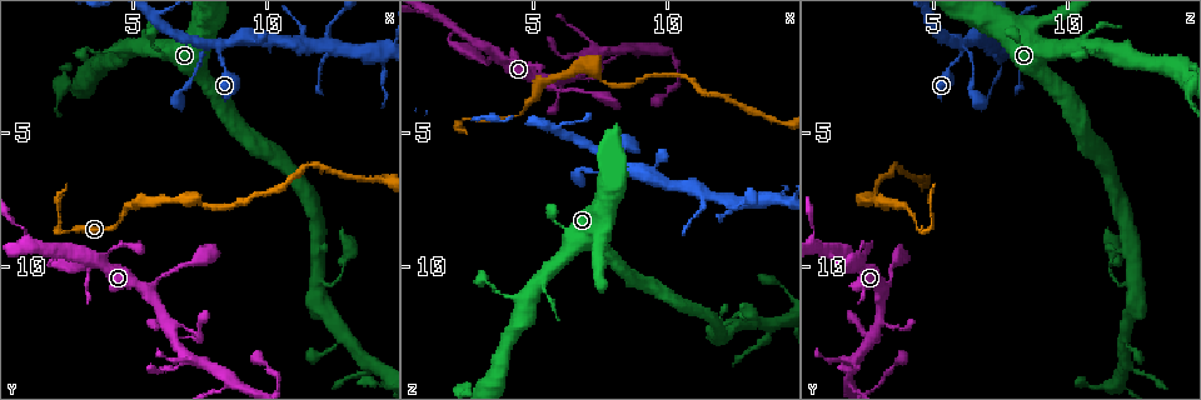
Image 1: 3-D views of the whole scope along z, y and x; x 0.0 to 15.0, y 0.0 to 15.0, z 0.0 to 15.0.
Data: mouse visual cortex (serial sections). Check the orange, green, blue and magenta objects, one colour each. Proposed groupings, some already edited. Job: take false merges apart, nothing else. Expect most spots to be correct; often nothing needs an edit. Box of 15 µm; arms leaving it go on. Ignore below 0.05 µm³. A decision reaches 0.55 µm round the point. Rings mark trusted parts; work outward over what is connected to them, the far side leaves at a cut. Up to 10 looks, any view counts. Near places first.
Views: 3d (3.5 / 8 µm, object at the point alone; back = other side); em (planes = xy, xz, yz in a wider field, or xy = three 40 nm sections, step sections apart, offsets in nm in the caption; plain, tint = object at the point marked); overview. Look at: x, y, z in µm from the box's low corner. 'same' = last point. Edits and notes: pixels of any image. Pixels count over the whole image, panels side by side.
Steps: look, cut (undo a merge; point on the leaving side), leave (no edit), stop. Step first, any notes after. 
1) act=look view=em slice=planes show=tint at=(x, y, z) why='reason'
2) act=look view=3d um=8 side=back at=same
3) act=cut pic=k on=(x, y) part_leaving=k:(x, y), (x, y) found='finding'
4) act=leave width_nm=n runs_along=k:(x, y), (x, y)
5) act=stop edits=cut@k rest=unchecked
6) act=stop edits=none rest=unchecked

act=look view=3d um=3.5 at=(7.3, 7.5, 2.9) why='abrupt turn'

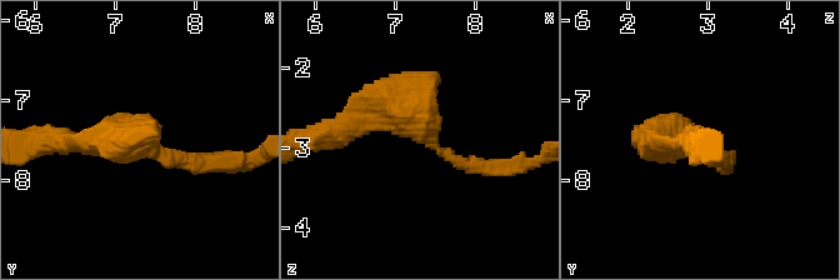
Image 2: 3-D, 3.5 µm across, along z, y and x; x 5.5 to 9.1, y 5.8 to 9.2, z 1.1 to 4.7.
act=look view=em slice=xy step=1 show=tint at=(7.40, 7.55, 2.85) arm_widths_nm=200,400

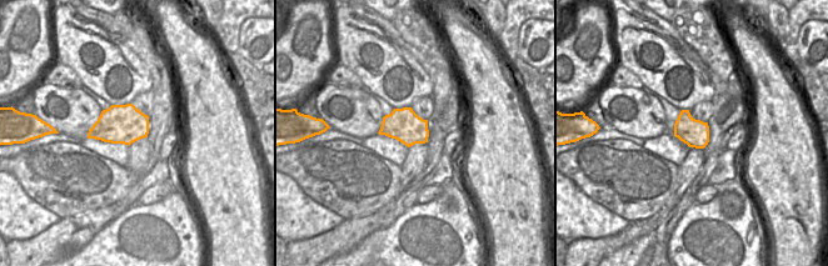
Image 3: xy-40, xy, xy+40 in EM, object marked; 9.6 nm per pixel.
act=look view=em slice=planes show=tint at=same

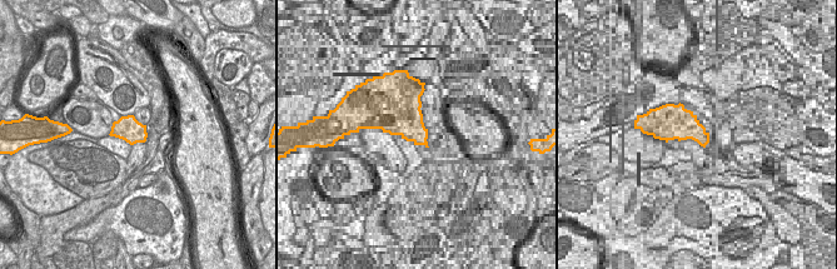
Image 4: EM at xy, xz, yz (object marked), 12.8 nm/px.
act=leave runs_along=2:(364, 110), (394, 101), (448, 155), (498, 169) found='one cell here'

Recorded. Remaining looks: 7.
act=look view=em slice=xy step=2 show=tint at=(2.4, 8.6, 4.4) why='sharp bend'

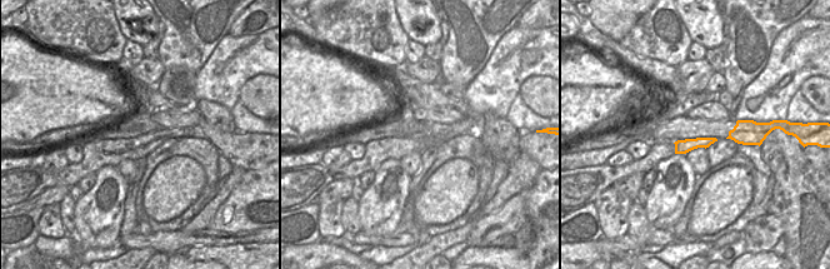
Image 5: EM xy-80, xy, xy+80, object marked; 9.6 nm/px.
act=look view=3d um=3.5 side=back at=same why='see where the arms go'

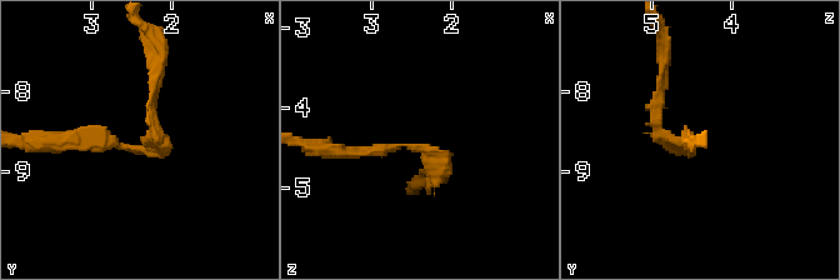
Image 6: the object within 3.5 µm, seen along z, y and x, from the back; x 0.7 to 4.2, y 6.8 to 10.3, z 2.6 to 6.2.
act=cut pic=6 on=(436, 173) part_leaving=6:(403, 144), (425, 150), (436, 176) found='two cells meet here'

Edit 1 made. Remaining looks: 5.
act=look view=3d um=8 side=back at=(1.8, 9.8, 1.4) why='touches itself'

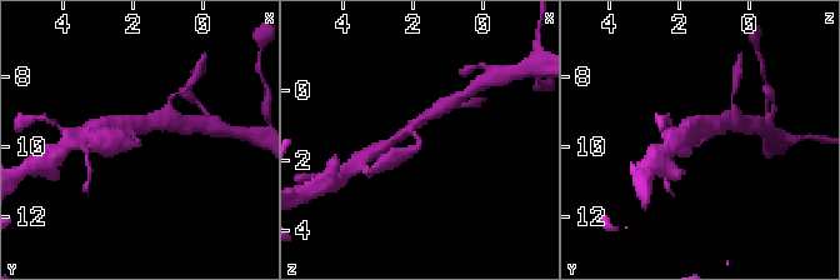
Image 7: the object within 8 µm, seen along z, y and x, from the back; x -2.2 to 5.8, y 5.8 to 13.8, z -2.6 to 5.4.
act=look view=3d um=3.5 at=(1.7, 9.9, 1.5) why='closer look'

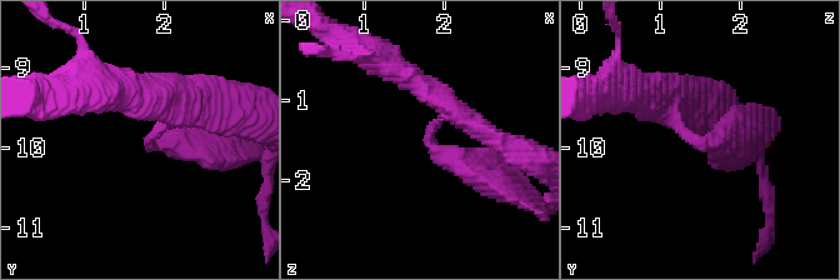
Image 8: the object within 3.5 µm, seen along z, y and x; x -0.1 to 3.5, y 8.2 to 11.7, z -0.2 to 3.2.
act=look view=em slice=xy step=3 show=tint at=(1.80, 9.85, 1.50) why='need the tissue'

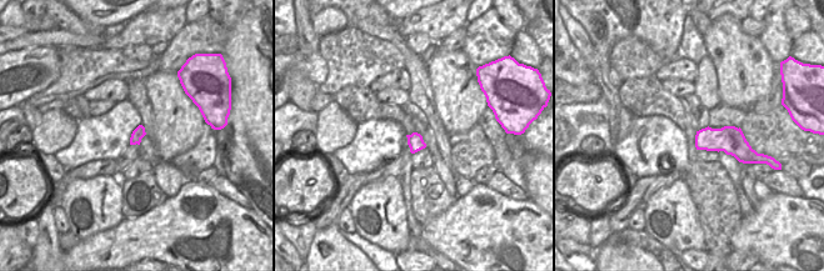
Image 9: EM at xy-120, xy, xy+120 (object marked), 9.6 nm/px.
act=leave runs_along=8:(198, 94), (148, 136) found='one cell here'

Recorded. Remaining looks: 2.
act=stop edits=cut@6 rest=unchecked

